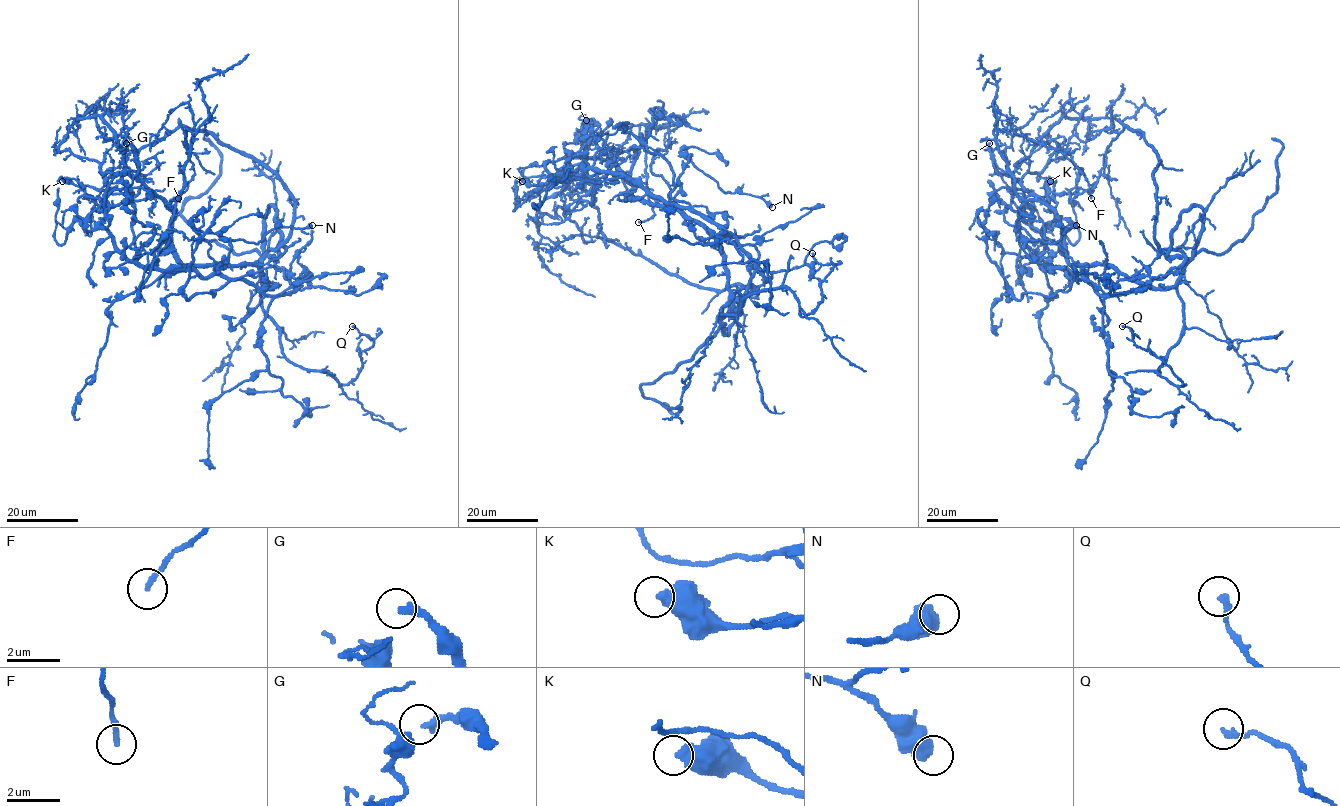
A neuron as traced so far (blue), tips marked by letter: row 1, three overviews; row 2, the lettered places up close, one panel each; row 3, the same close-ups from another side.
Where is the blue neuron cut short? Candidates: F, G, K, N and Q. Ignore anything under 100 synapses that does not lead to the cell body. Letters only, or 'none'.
none

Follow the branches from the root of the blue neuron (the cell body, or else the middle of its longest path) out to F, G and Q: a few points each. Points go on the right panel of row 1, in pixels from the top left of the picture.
F: (1077, 264), (1067, 262), (1059, 217), (1017, 193), (993, 131), (1061, 151), (1083, 172), (1091, 198)
G: (1077, 264), (1042, 232), (1044, 250), (1045, 228), (1034, 227), (1024, 192), (1008, 188), (997, 173), (989, 143)
Q: (1077, 264), (1112, 265), (1177, 291), (1181, 338), (1157, 372), (1185, 385), (1122, 326)

